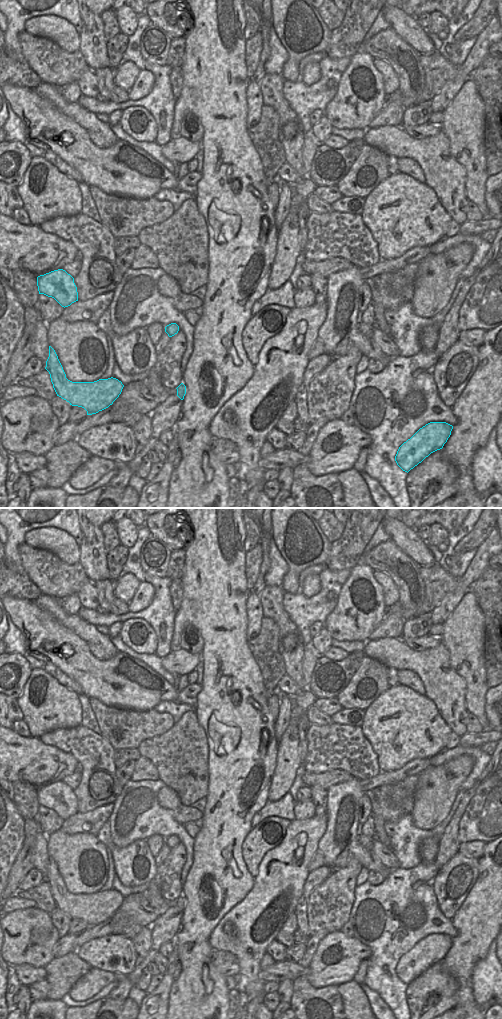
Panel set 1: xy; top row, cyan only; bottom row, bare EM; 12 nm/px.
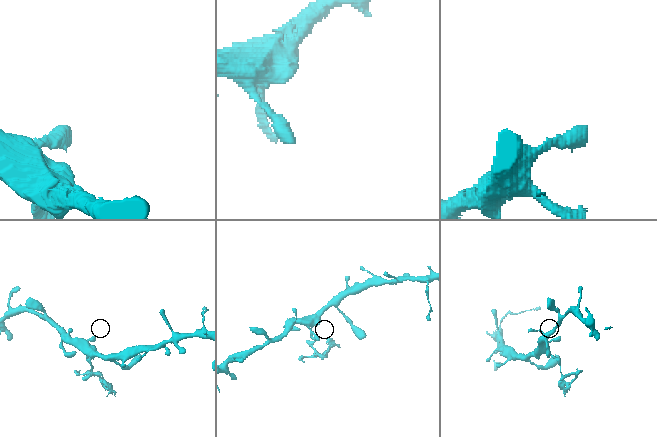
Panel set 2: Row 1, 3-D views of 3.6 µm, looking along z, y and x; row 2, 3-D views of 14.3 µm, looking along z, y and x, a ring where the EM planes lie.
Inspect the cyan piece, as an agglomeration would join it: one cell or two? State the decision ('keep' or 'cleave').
cleave

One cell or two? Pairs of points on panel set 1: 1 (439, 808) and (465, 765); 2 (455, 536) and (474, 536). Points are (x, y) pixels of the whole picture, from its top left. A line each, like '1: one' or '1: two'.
1: one
2: two

